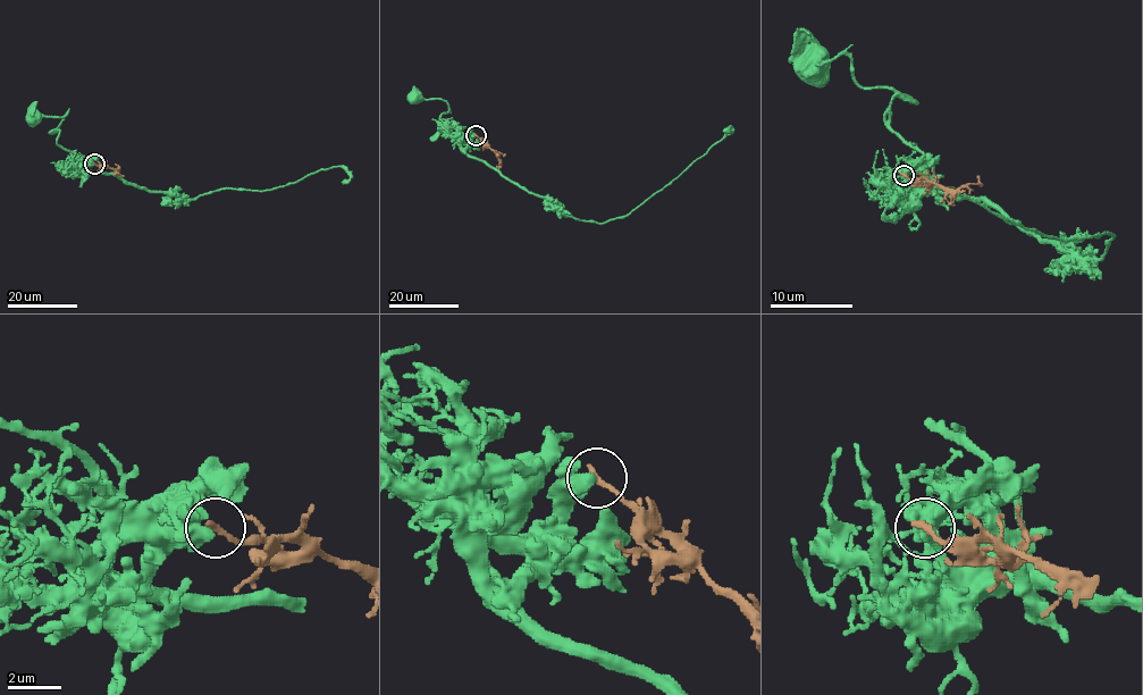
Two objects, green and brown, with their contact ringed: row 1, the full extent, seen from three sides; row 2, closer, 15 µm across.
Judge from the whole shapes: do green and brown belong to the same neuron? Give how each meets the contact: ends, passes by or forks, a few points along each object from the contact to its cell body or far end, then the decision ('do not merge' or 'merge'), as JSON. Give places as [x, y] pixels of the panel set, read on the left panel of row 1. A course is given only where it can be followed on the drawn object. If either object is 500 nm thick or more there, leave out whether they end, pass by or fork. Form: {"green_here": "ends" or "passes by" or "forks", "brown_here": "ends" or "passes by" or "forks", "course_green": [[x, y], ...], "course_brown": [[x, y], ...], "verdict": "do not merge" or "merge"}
{"course_green": [[94, 164], [75, 160], [57, 142], [58, 126], [67, 112], [60, 117], [33, 117]], "course_brown": [[94, 164], [120, 167], [115, 164]], "verdict": "do not merge"}

